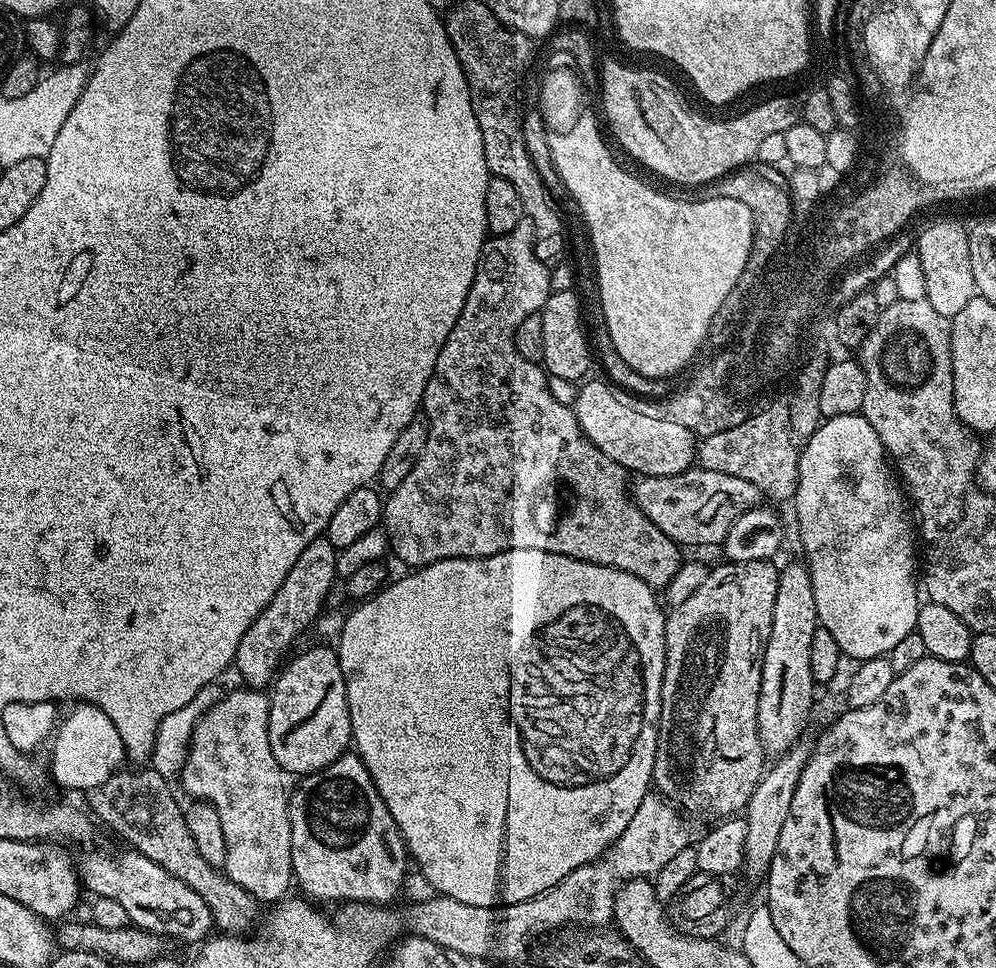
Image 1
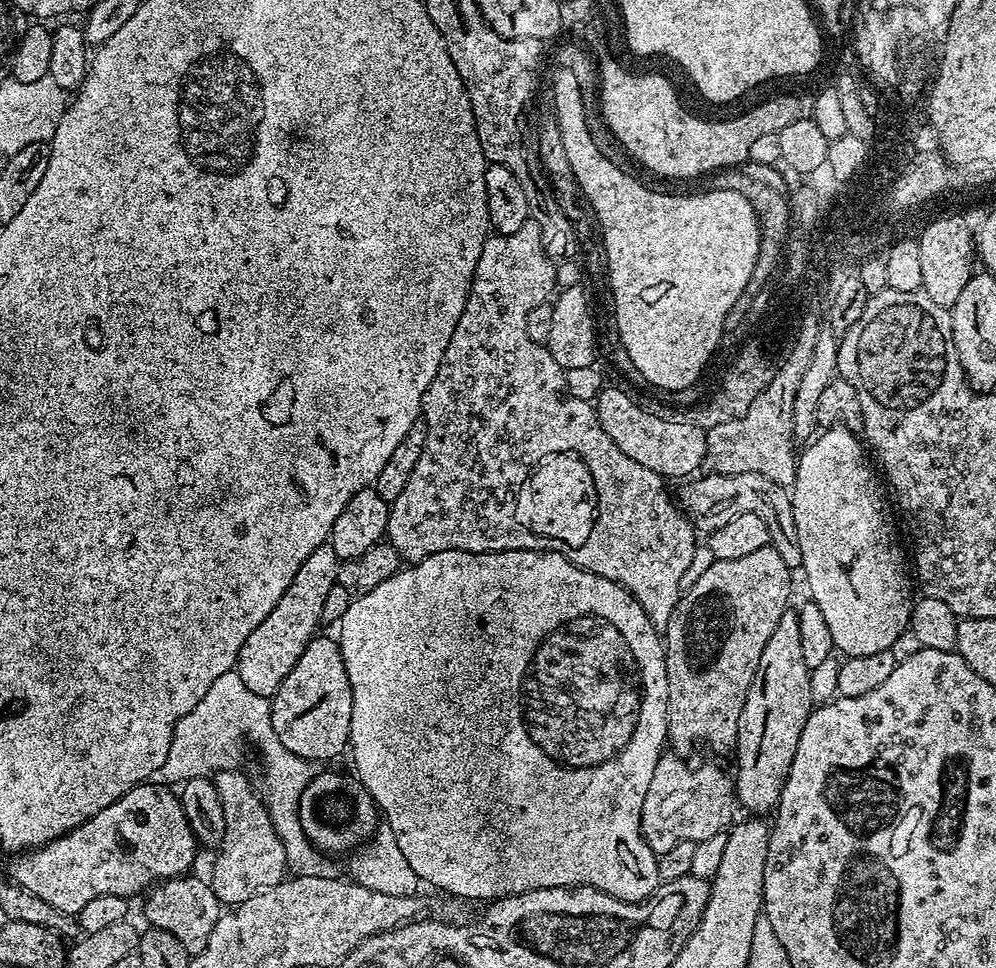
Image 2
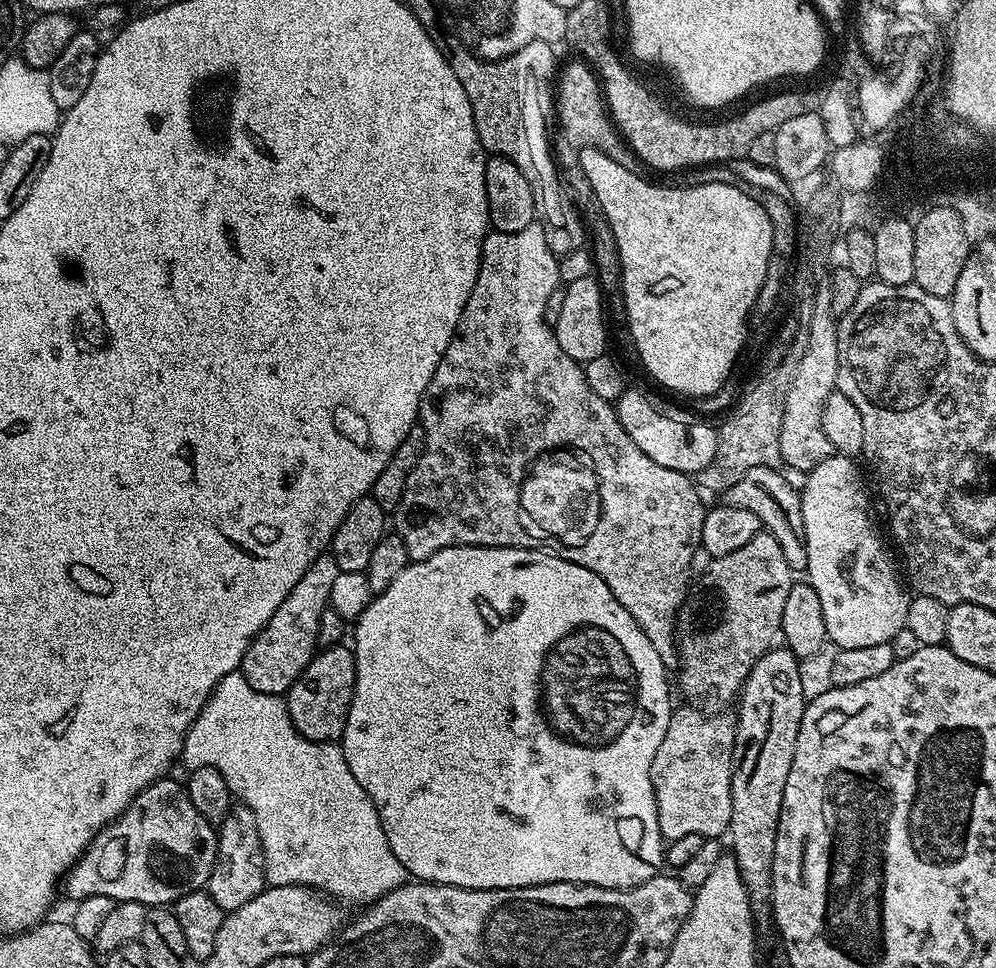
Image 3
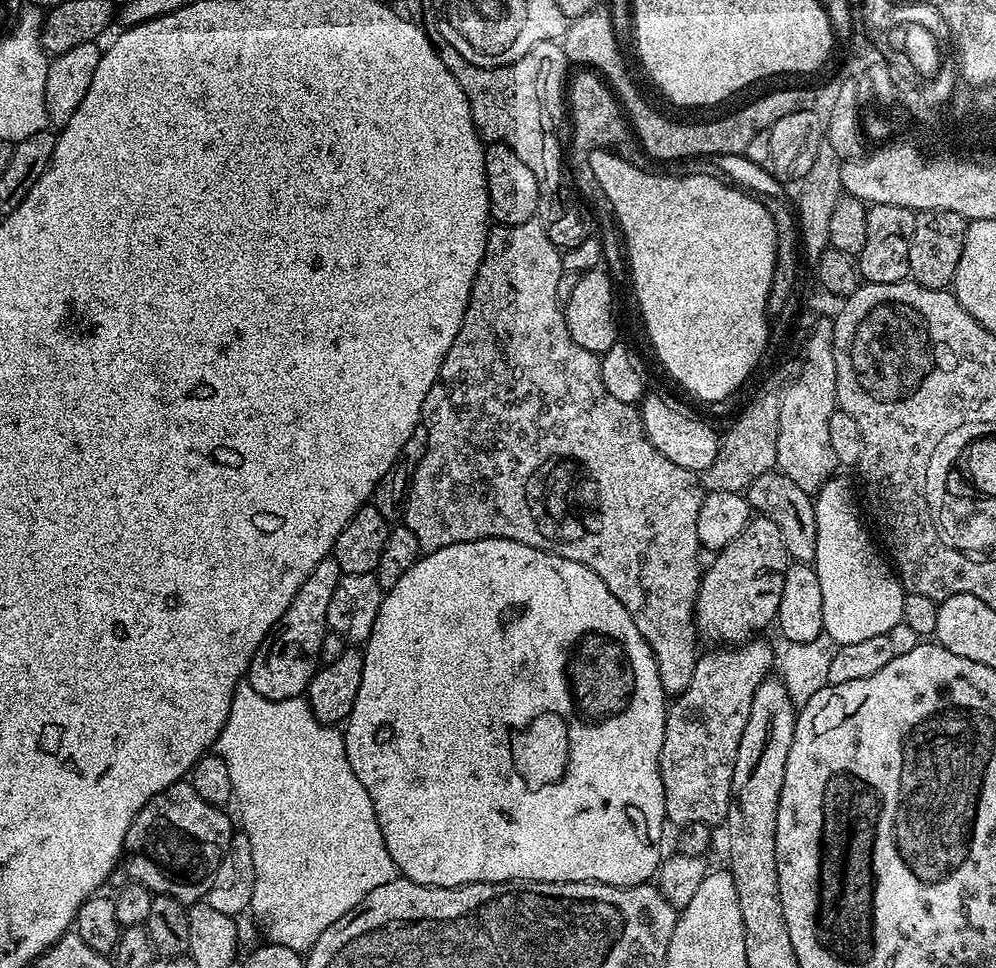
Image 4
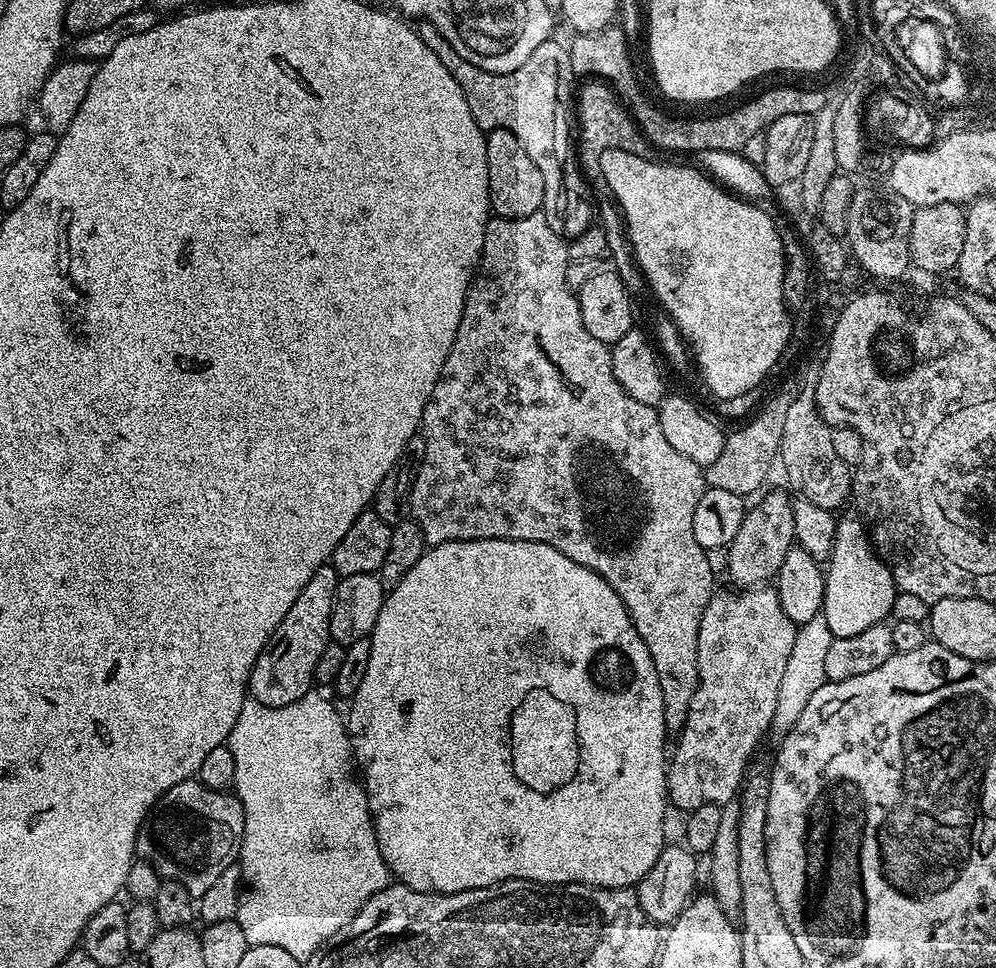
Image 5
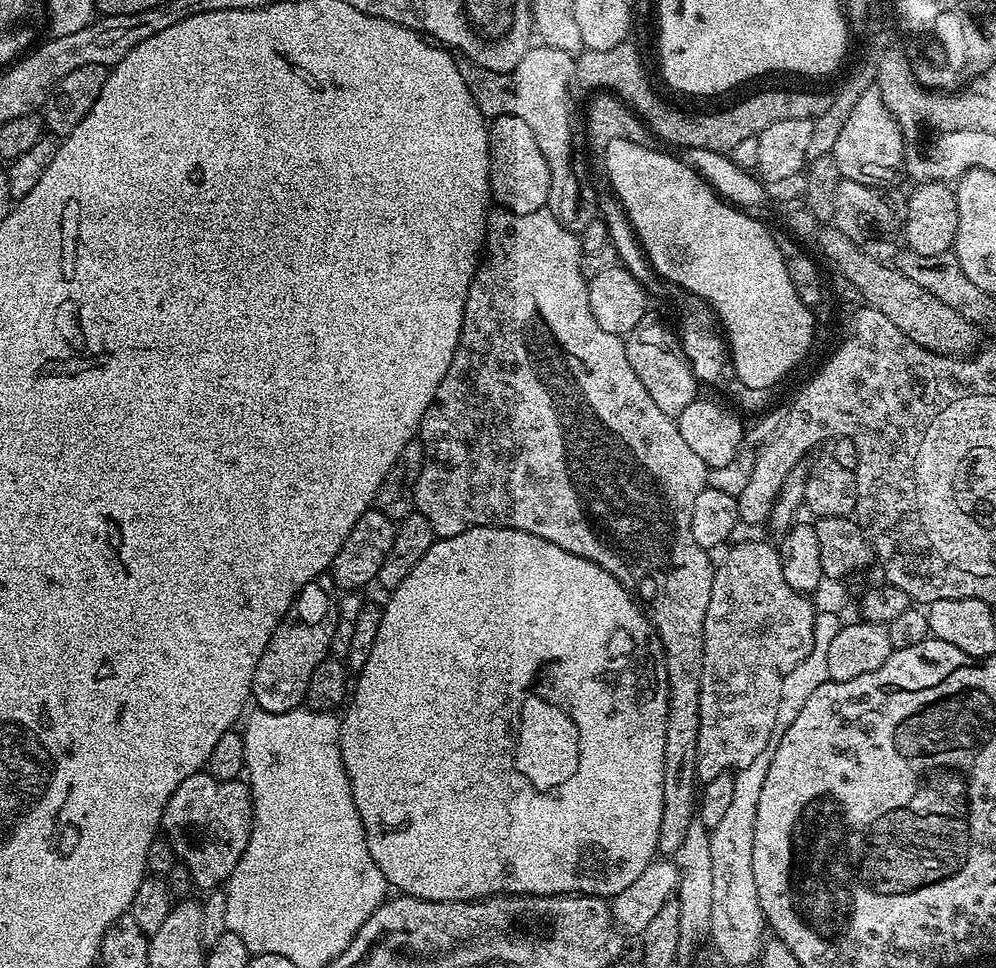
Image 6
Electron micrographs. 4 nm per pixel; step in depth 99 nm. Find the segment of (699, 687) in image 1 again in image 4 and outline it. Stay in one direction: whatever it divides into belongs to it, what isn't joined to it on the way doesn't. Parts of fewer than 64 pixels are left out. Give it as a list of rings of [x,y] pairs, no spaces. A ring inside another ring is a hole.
[[[760,514],[748,521],[748,525],[725,548],[712,557],[712,565],[703,569],[700,589],[696,599],[696,631],[708,640],[720,640],[724,646],[748,643],[767,624],[776,619],[778,602],[782,602],[784,572],[790,557],[782,534],[770,518]]]

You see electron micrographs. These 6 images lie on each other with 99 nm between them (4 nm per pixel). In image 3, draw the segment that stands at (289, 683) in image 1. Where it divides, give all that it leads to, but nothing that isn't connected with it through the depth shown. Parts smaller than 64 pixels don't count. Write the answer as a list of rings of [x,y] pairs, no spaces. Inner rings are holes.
[[[337,644],[317,651],[306,670],[299,676],[285,695],[288,716],[295,728],[310,741],[333,743],[344,734],[353,688],[356,685],[355,651],[346,644]]]

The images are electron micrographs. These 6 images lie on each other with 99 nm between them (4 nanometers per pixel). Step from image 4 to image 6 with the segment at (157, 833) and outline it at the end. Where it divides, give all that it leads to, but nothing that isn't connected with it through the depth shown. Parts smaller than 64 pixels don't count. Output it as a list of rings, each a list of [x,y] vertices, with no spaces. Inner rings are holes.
[[[207,771],[196,772],[178,790],[174,790],[168,799],[166,810],[160,819],[160,828],[166,833],[166,838],[172,844],[179,863],[190,870],[196,888],[202,890],[216,890],[227,881],[228,876],[238,866],[238,858],[242,858],[242,850],[250,842],[252,833],[252,790],[243,779],[215,780]]]

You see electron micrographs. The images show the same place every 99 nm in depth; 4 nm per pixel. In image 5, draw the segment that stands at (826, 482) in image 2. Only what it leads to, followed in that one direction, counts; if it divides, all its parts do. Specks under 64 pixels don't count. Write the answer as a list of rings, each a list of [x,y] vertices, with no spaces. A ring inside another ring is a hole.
[[[837,519],[832,554],[826,561],[822,613],[835,638],[850,638],[850,634],[862,634],[870,626],[885,623],[892,616],[898,593],[892,571],[876,555],[867,527],[856,520]]]

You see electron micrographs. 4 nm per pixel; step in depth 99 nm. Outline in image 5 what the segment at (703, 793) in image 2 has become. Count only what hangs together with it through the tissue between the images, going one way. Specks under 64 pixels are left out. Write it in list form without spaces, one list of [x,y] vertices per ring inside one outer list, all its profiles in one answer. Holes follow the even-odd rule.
[[[748,586],[743,590],[732,590],[736,592],[717,591],[710,598],[706,610],[702,614],[702,626],[698,626],[698,690],[694,690],[694,698],[690,698],[690,710],[686,714],[683,732],[679,733],[676,749],[671,749],[670,763],[667,765],[668,774],[668,798],[673,809],[681,808],[684,814],[693,812],[698,806],[707,804],[733,803],[741,791],[749,771],[748,759],[756,752],[760,739],[769,735],[771,719],[774,718],[778,703],[778,689],[781,688],[782,674],[785,673],[786,662],[789,661],[790,650],[794,647],[794,640],[798,629],[797,624],[786,618],[786,610],[782,610],[782,602],[778,598],[775,587],[772,586]]]

